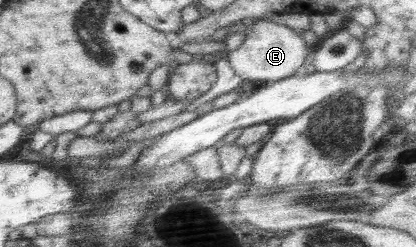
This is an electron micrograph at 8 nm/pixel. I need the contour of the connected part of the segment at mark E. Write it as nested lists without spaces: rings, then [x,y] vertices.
[[[255,19],[255,23],[248,24],[245,31],[244,42],[236,49],[228,54],[228,60],[231,69],[242,78],[248,81],[261,81],[263,83],[271,81],[279,81],[300,73],[304,63],[309,56],[309,47],[303,41],[303,37],[296,30],[289,26],[281,26],[277,22],[270,19]]]

